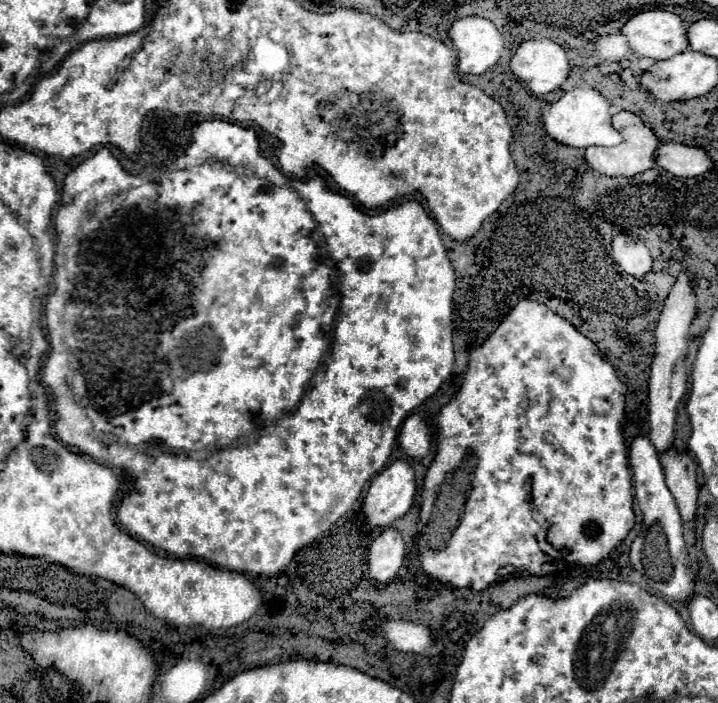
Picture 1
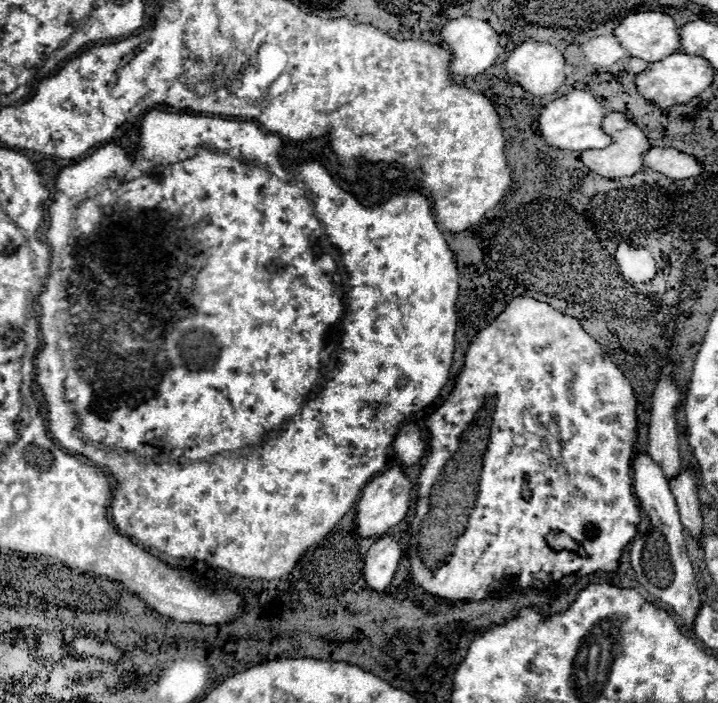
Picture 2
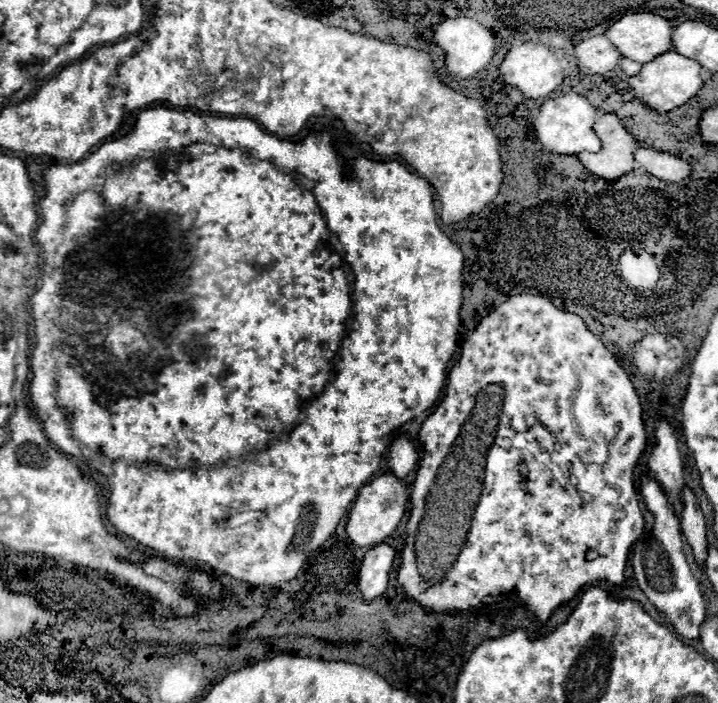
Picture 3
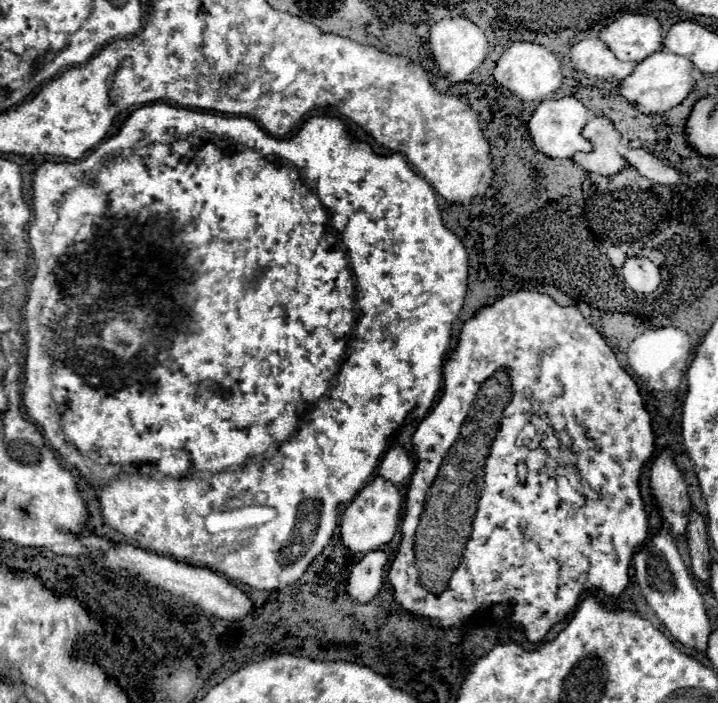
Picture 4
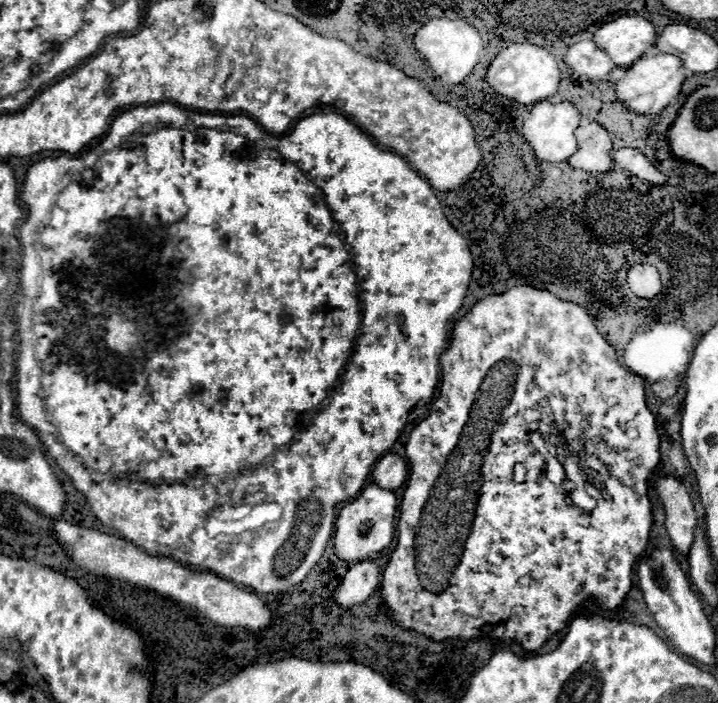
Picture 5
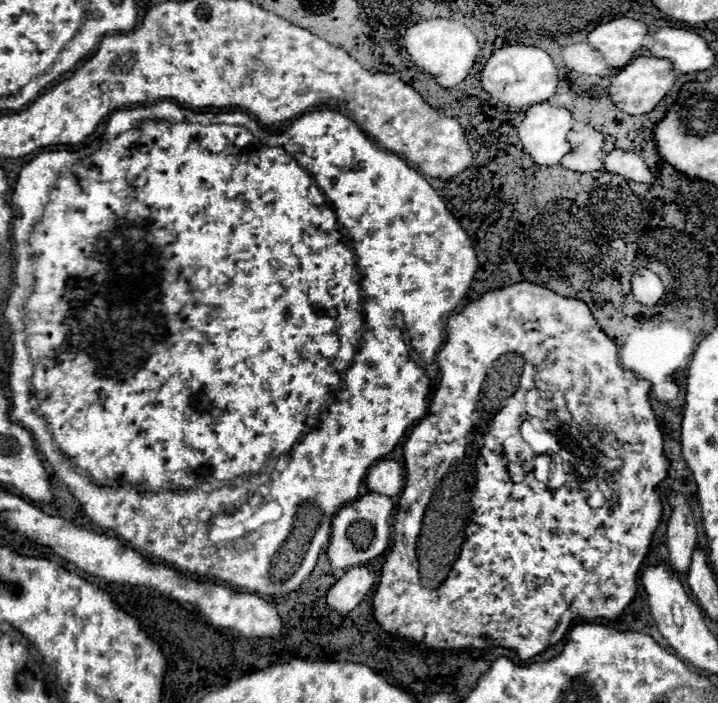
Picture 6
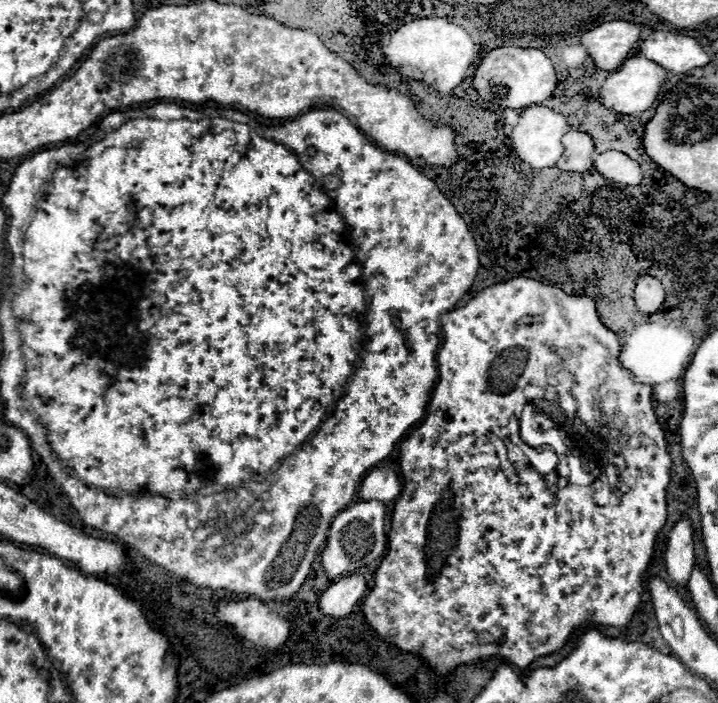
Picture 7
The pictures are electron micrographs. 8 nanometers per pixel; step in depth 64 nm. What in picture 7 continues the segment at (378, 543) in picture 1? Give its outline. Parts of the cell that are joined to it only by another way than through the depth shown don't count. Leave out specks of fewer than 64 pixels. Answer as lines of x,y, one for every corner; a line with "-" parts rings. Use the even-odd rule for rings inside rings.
364,576
342,578
322,592
318,600
318,608
324,616
342,618
356,608
356,604
364,596
364,590
366,590

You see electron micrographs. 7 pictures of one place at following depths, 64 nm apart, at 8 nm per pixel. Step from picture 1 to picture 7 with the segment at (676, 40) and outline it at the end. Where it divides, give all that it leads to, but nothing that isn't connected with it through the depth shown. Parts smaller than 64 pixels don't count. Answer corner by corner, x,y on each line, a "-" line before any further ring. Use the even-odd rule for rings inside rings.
614,20
588,30
580,38
580,44
586,48
594,66
612,72
630,56
638,40
640,28
636,24

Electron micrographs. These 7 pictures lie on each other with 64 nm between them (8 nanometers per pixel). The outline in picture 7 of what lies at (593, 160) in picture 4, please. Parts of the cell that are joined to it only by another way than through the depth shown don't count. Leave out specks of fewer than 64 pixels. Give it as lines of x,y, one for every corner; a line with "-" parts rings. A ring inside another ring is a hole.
570,130
568,134
564,134
562,142
564,142
564,154
562,158
558,158
556,168
564,172
586,172
592,168
594,142
588,134

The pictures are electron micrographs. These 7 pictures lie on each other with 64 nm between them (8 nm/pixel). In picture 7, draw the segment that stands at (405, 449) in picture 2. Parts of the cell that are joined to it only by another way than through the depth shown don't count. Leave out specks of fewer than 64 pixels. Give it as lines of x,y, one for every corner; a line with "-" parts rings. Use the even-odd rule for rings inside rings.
376,468
368,472
358,488
356,500
368,502
368,500
380,500
380,502
392,502
398,498
402,490
400,478
390,468

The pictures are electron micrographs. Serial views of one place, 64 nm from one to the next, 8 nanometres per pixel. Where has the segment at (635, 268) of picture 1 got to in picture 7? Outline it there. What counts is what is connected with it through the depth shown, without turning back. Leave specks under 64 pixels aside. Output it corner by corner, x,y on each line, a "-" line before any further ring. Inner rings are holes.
652,276
638,278
636,290
634,290
634,302
640,312
656,314
658,308
664,304
664,298
666,298
666,294
664,294
660,280
656,280

